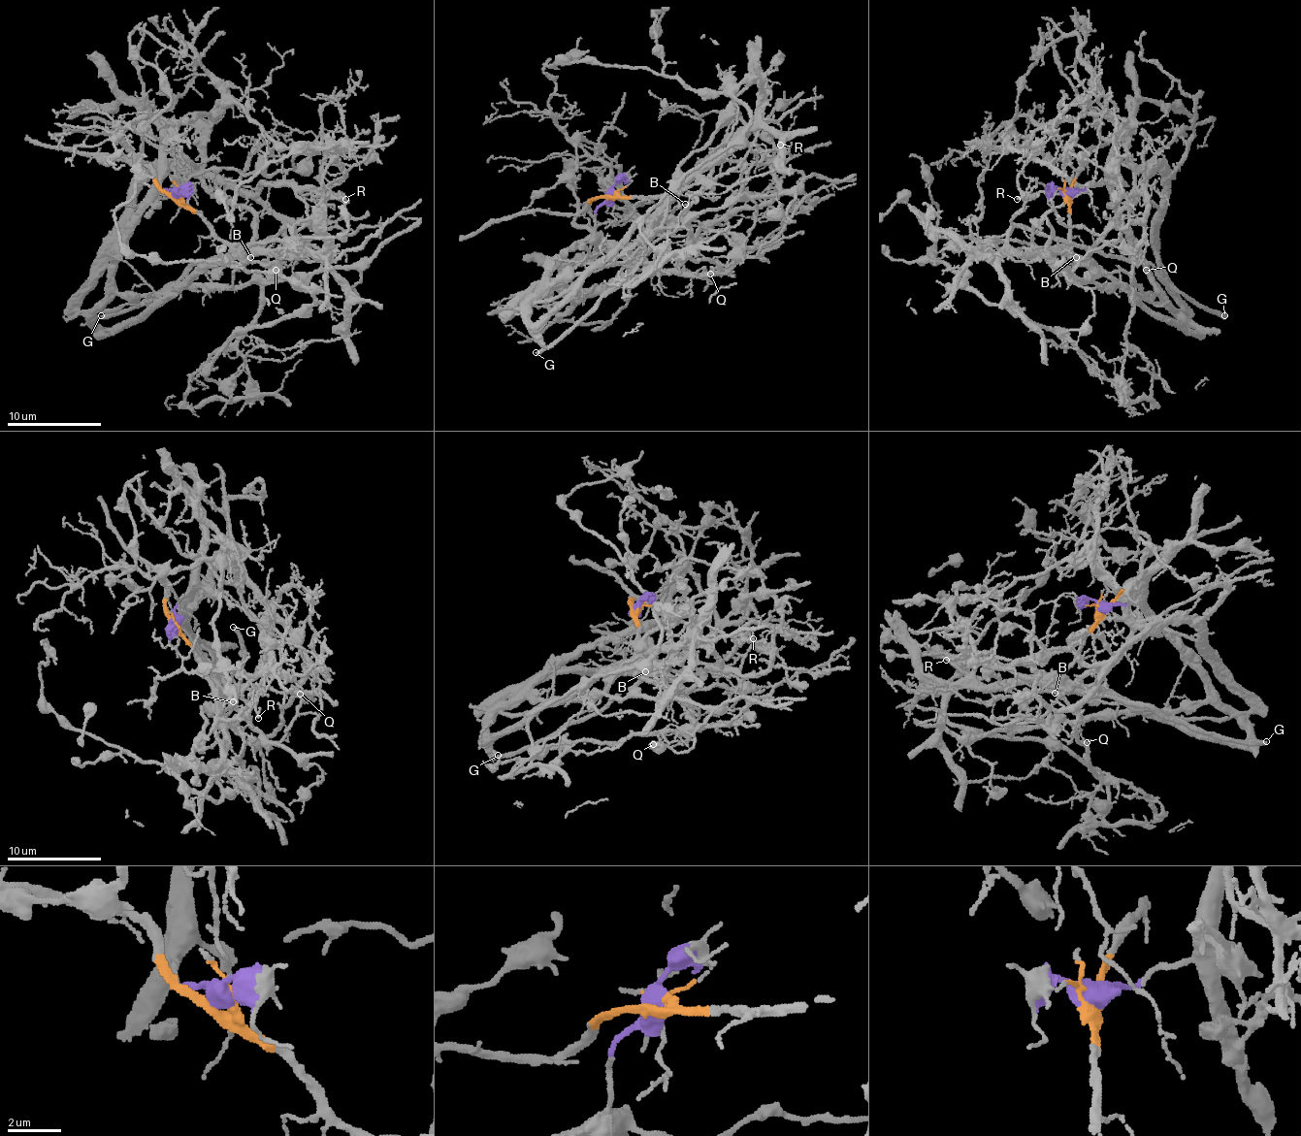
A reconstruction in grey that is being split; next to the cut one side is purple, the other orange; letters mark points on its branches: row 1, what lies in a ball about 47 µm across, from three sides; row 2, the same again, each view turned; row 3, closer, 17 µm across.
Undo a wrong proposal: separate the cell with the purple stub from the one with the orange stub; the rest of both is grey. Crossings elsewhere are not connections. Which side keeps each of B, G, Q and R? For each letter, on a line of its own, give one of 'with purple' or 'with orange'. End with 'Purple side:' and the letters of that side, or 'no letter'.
B: with orange
G: with orange
Q: with purple
R: with orange
Purple side: Q

